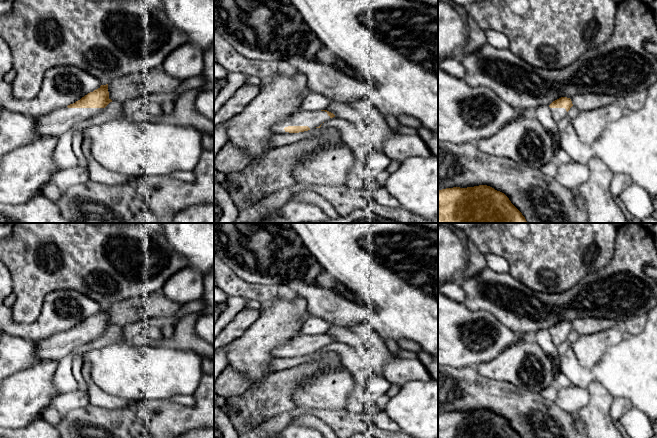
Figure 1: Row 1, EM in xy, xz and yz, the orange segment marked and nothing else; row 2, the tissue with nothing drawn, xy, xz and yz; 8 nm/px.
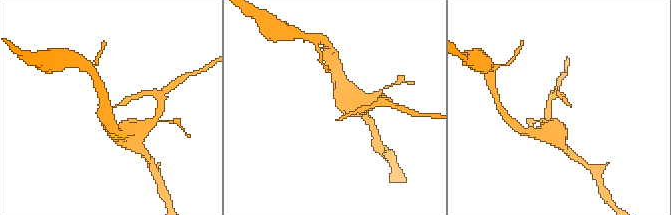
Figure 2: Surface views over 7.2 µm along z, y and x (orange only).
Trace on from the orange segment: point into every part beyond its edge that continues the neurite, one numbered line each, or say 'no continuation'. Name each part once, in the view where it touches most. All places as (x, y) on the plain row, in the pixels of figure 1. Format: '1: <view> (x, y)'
1: xy (61, 344)

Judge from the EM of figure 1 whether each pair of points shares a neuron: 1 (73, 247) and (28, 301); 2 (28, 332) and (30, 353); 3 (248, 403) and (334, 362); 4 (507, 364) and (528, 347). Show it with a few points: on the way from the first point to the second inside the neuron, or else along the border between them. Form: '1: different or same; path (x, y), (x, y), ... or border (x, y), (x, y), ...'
1: same; path (66, 261), (66, 267), (54, 275), (42, 287)
2: different; border (10, 334), (36, 342)
3: same; path (269, 396), (283, 382), (313, 367)
4: same; path (512, 363), (523, 352)

